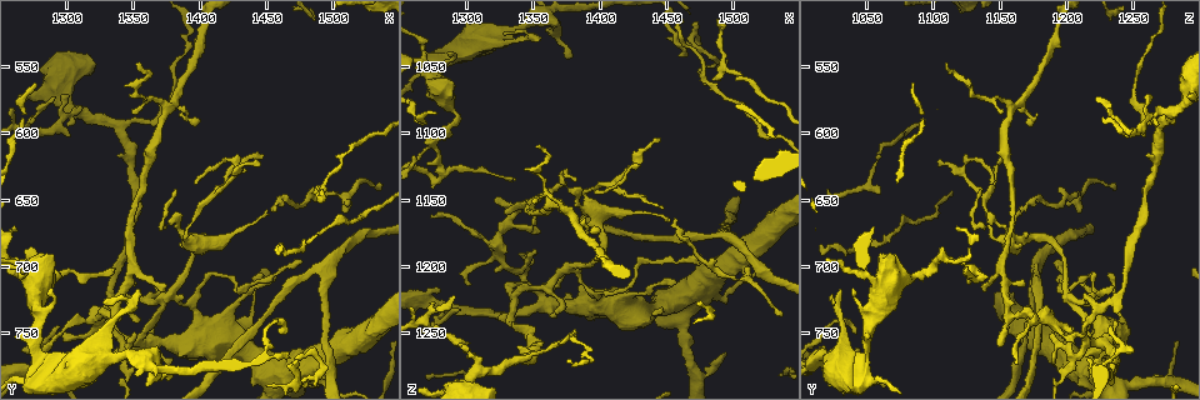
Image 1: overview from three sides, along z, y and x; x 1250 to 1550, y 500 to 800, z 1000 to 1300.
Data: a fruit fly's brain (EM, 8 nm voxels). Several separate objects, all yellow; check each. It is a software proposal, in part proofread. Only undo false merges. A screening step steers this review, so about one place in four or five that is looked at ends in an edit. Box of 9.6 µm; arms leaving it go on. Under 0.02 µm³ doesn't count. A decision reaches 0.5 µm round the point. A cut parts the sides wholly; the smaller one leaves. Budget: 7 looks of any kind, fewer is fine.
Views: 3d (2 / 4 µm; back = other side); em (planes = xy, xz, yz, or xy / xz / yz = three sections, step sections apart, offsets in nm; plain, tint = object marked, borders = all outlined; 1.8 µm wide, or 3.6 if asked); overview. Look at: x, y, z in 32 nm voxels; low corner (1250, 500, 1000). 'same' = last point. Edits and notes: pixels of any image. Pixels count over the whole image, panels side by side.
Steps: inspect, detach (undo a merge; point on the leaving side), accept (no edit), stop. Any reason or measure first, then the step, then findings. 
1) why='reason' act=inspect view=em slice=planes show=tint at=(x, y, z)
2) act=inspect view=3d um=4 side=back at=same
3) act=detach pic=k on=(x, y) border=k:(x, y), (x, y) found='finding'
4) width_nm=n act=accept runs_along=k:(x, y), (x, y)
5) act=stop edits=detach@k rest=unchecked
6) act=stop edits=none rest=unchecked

act=inspect view=em slice=xy step=8 show=plain at=(1468, 776, 1028)

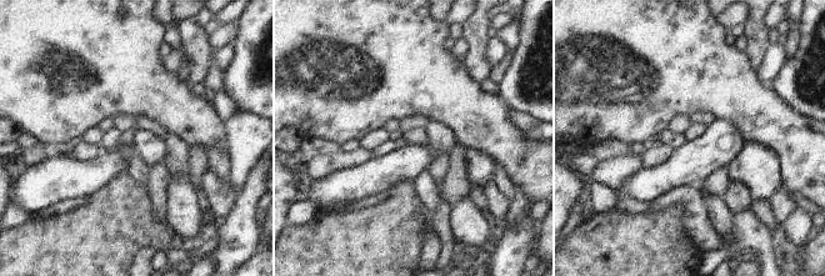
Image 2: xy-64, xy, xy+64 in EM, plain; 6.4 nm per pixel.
act=inspect view=em slice=xy step=8 show=tint at=same

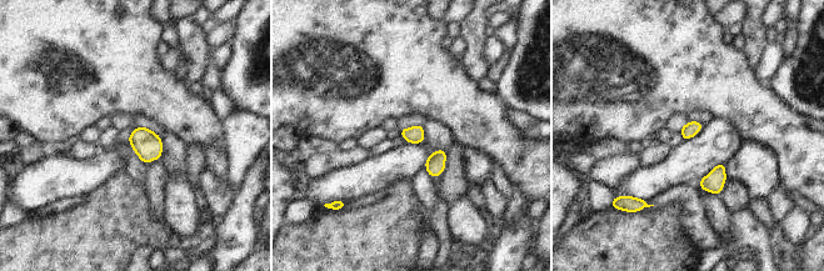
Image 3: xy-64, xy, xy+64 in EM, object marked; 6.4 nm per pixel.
act=accept found='all the same cell'

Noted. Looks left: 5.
why='calibre changes' act=inspect view=3d um=4 at=(1348, 754, 1216)

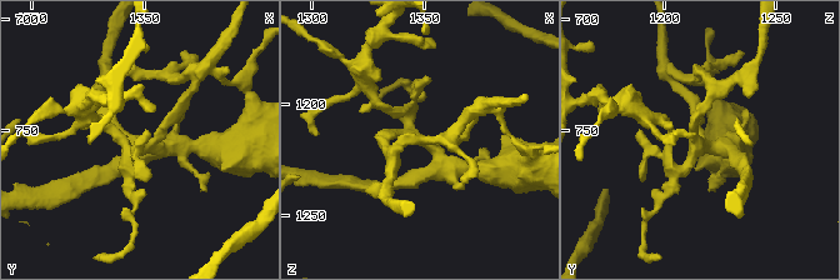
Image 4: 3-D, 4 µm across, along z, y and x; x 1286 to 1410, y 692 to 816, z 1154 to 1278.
why='shape alone is not enough' act=inspect view=em slice=planes show=borders at=(1349, 757, 1218)

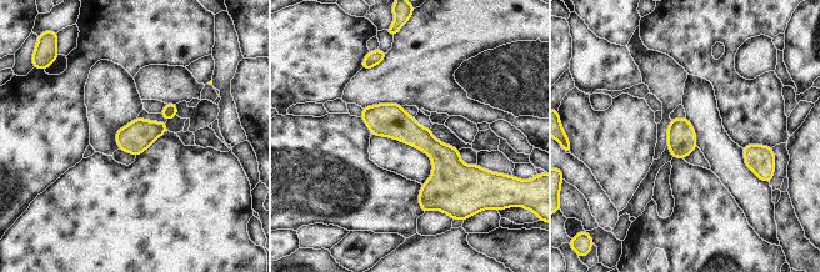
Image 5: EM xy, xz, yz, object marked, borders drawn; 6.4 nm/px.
act=accept found='continuous, no second cell'

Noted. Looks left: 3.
why='sudden change in width' act=inspect view=em slice=planes show=plain at=(1308, 586, 1280)

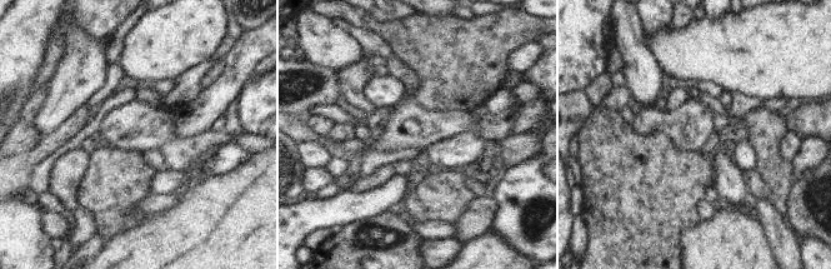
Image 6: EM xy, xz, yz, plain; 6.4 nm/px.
why='see the neighbours' act=inspect view=em slice=planes show=borders at=same

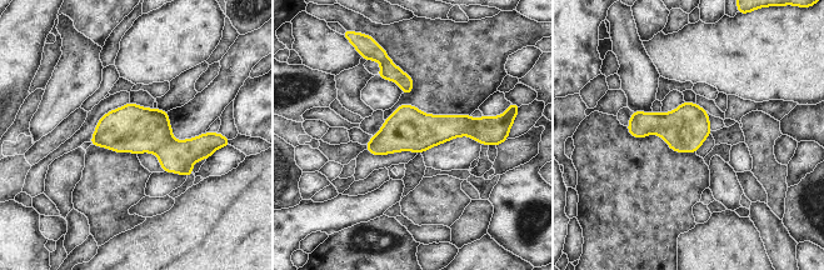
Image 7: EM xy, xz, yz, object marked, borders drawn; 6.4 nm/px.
act=accept runs_along=7:(488, 131), (404, 130), (370, 148) found='one cell here'

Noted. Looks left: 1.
act=stop edits=none rest=unchecked

